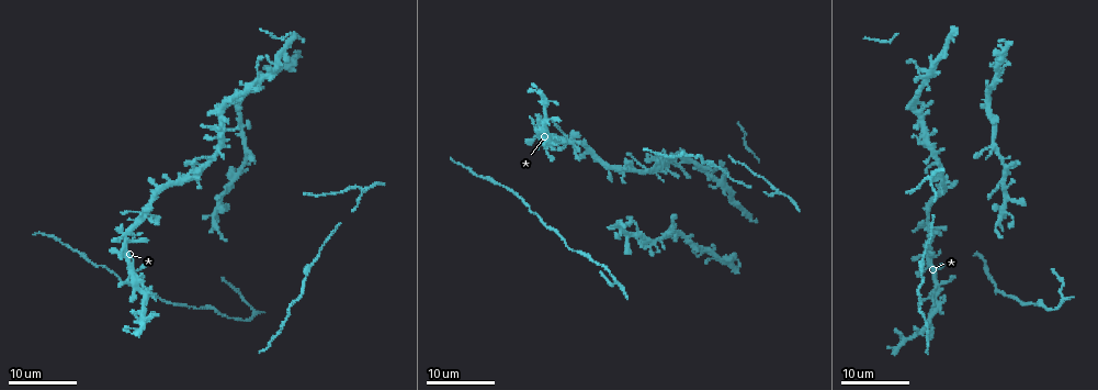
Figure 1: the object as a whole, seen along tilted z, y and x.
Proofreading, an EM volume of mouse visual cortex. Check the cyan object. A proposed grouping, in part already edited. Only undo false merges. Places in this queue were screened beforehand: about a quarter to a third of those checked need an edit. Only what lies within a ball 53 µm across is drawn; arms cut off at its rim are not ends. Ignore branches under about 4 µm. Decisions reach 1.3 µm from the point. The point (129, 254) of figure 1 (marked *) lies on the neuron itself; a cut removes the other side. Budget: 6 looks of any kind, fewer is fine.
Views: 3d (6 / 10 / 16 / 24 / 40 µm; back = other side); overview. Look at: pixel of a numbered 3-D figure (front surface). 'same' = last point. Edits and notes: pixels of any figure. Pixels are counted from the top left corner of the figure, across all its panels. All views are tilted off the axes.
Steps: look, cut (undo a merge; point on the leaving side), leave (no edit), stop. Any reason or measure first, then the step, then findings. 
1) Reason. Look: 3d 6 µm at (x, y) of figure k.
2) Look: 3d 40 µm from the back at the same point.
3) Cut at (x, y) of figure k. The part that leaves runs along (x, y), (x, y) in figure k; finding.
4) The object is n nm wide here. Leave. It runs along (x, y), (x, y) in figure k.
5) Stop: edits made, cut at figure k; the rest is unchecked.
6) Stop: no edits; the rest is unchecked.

Small branch off a trunk. Look: 3d 24 µm at (939, 284) of figure 1.

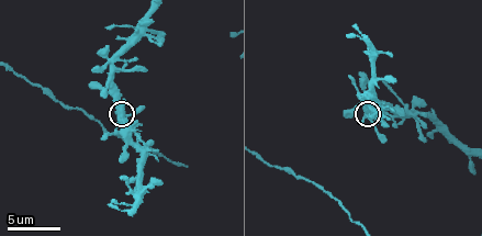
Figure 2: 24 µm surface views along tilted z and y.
Look: 3d 6 µm at (122, 115) of figure 2.

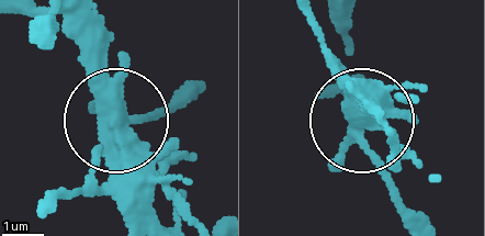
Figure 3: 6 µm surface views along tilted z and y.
The object is 380 nm wide here. Leave. It runs along (99, 22), (102, 92), (114, 112), (134, 120), (177, 107) in figure 3; one neuron here.

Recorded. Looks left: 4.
Three arms meet. Look: 3d 10 µm at (375, 76) of figure 2.

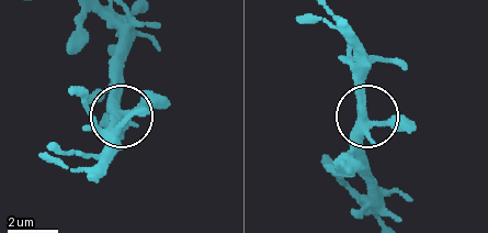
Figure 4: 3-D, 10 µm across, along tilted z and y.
The object is 340 nm wide here. Leave. One neuron here.

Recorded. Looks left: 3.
Looks like a crossing. Look: 3d 16 µm at (925, 79) of figure 1.

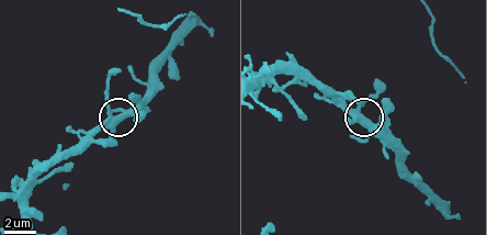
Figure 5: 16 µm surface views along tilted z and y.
Look: 3d 6 µm at (112, 114) of figure 5.

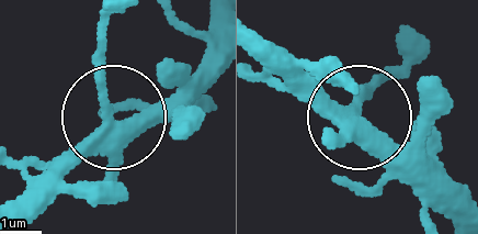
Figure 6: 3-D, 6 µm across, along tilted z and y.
The object is 360 nm wide here. Leave. One neuron here.

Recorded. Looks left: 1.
Stop: no edits; the rest is unchecked.

